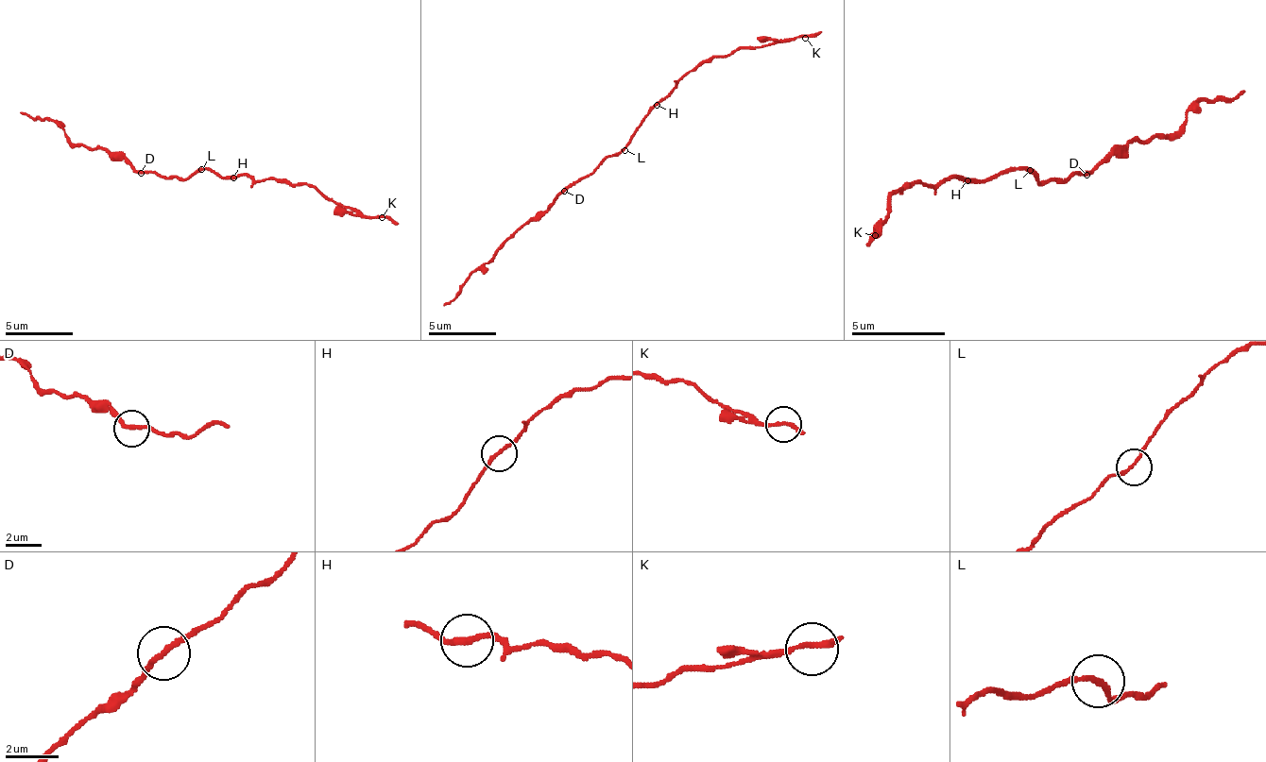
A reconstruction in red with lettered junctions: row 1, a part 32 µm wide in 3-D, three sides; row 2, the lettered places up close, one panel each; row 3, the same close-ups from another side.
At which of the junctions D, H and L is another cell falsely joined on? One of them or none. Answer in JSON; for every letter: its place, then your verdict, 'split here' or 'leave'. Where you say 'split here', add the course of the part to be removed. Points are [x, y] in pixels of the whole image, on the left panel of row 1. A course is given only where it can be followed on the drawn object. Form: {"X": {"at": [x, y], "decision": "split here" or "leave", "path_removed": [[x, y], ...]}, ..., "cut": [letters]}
{"D": {"at": [141, 173], "decision": "leave"}, "H": {"at": [233, 177], "decision": "leave"}, "L": {"at": [201, 169], "decision": "leave"}, "cut": []}

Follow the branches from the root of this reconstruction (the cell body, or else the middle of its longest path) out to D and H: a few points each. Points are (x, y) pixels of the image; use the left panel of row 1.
D: (198, 169), (184, 179), (161, 173), (141, 173)
H: (198, 169), (209, 169), (218, 177), (232, 177)

